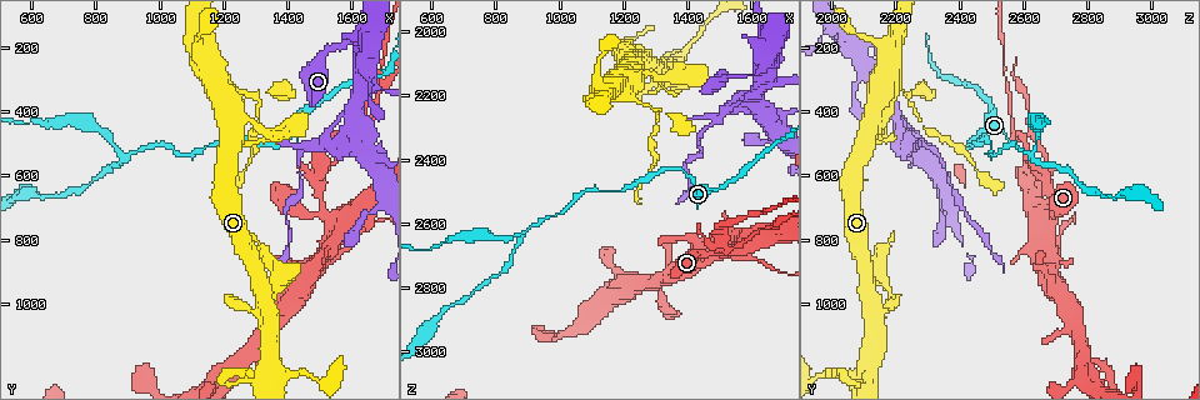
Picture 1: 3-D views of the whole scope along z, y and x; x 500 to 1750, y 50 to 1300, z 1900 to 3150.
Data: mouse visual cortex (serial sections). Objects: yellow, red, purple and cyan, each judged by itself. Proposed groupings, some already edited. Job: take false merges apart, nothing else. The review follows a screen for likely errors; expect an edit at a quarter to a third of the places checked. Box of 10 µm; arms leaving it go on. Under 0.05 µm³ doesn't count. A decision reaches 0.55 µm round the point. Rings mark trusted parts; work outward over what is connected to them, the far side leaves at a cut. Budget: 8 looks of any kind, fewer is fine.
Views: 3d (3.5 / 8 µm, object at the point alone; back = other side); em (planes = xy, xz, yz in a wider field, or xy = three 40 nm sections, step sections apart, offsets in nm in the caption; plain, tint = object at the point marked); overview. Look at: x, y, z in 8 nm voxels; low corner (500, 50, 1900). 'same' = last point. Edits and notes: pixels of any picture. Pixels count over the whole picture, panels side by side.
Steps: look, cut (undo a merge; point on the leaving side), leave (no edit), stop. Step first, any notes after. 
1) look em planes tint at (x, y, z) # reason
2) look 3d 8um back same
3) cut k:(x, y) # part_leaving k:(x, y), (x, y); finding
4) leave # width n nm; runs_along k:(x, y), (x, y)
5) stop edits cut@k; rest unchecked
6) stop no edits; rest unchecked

look 3d 3.5um at (1330, 340, 2260) # thin neck

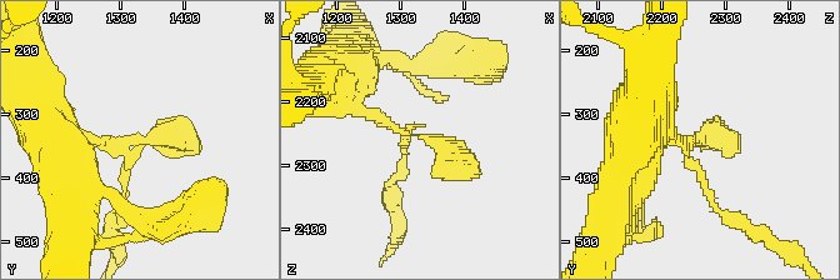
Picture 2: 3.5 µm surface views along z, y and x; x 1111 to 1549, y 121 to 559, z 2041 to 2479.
look em xy step 5 tint at (1330, 340, 2250) # need the tissue

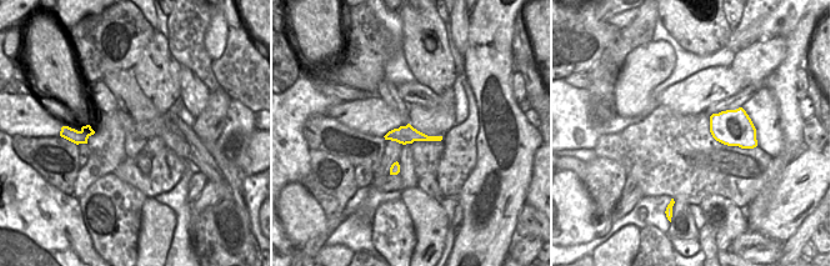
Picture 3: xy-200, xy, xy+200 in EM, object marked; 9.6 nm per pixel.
leave # runs_along 2:(351, 96), (481, 173); continuous, no second cell

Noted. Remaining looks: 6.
look 3d 8um at (1550, 840, 2710) # calibre changes

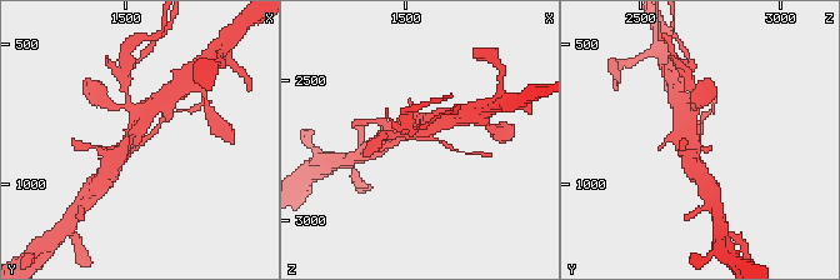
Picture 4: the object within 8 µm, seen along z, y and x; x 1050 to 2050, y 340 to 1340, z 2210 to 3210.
look em xy step 1 tint same

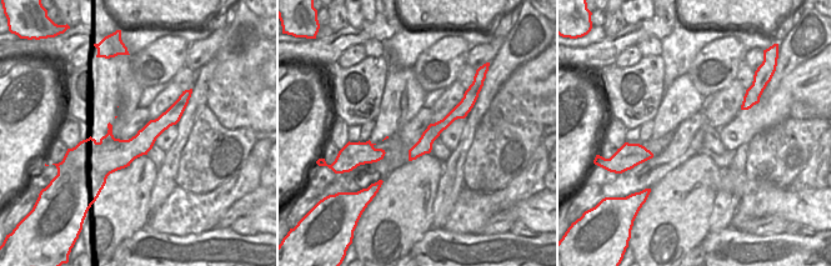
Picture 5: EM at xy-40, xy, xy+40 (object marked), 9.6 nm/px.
leave # arm_widths 150, 300, 400, 450 nm; runs_along 5:(183, 105), (131, 149), (85, 146); continuous, no second cell

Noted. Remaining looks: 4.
look 3d 3.5um at (900, 550, 2620)

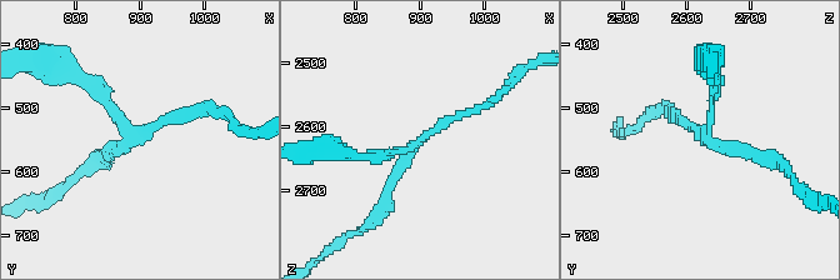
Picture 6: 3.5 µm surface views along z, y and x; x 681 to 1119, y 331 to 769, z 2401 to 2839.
look em planes tint at (895, 550, 2630) # arms 3; arm_widths 150, 150, 150 nm; need the tissue

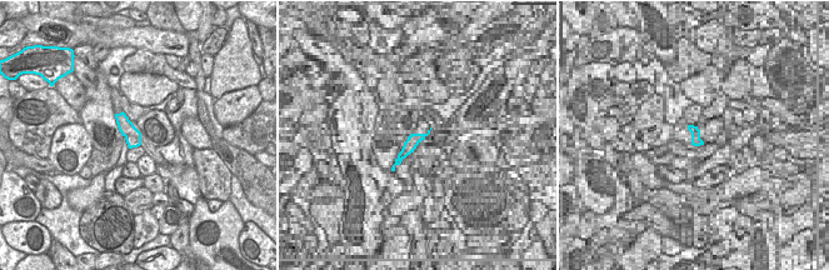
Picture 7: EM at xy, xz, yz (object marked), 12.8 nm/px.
look em xy step 5 tint same

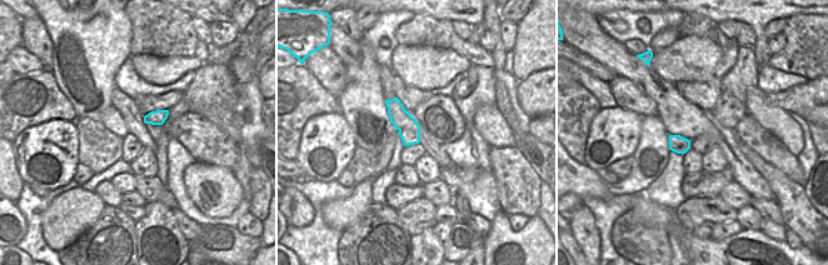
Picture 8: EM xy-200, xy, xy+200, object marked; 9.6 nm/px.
cut 6:(105, 89) # a second cell is stuck on

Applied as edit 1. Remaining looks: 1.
stop edits cut@6; rest unchecked

